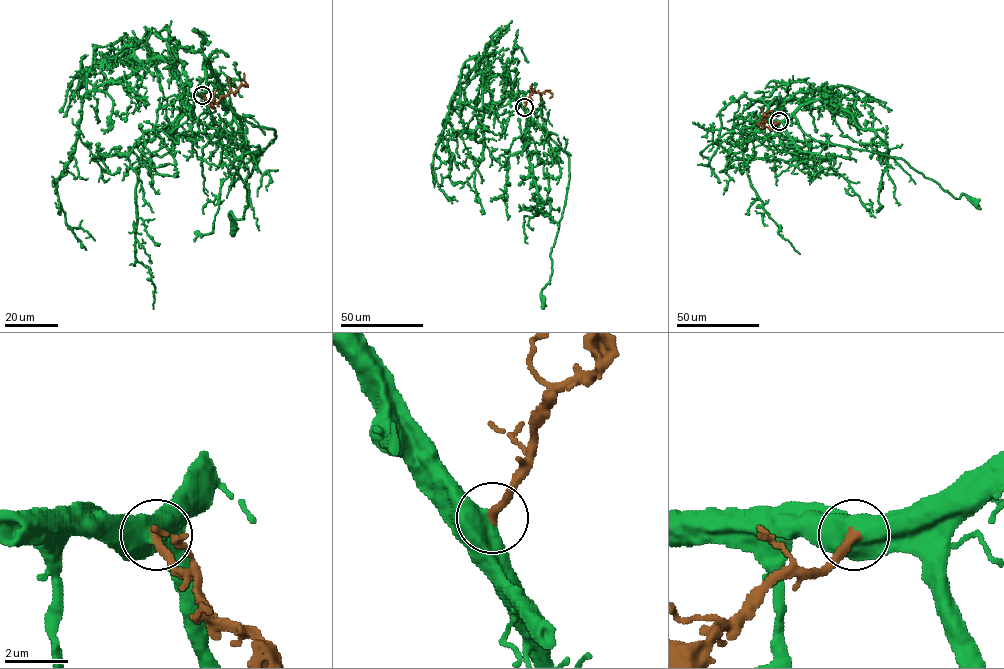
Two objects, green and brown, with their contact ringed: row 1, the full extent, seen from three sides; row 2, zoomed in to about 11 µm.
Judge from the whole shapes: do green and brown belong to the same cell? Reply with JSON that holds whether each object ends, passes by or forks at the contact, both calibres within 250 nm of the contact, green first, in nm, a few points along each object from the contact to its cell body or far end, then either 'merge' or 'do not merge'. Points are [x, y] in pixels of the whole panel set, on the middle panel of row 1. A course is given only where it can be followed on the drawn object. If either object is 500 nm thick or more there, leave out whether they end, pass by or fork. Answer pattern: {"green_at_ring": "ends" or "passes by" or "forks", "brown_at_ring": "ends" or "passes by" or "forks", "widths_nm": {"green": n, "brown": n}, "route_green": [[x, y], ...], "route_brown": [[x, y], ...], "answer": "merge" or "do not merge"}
{"widths_nm": {"green": 750, "brown": 320}, "route_green": [[524, 107], [511, 95], [478, 110], [467, 102], [462, 89], [454, 94], [433, 169], [439, 188], [452, 198]], "route_brown": [[524, 107], [533, 91], [551, 93], [549, 90]], "answer": "merge"}

